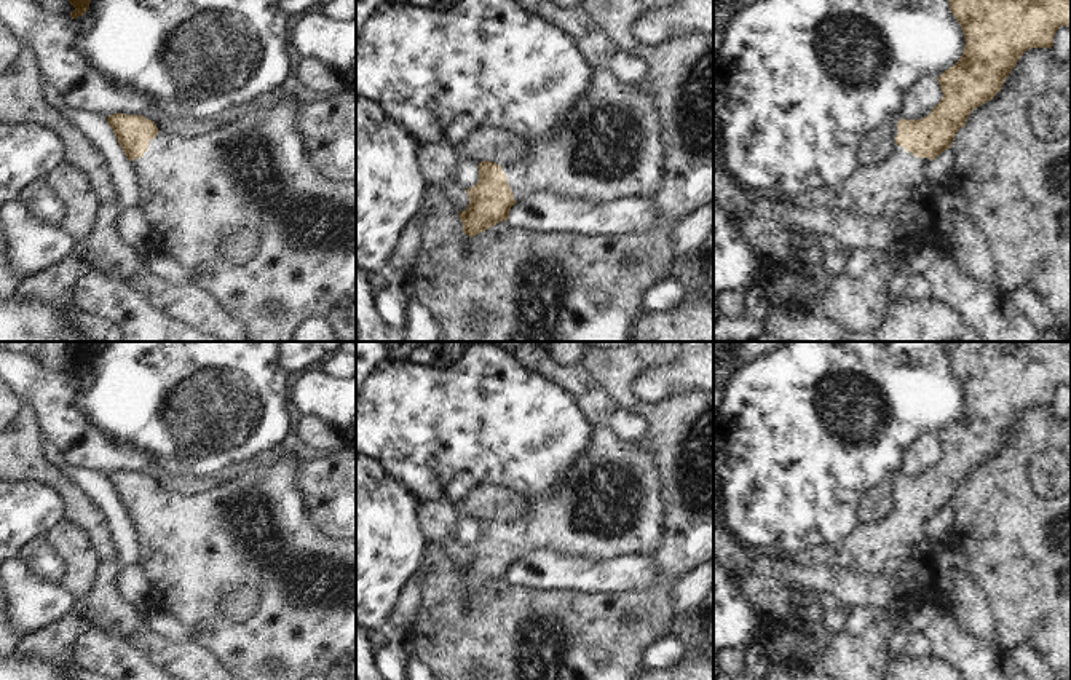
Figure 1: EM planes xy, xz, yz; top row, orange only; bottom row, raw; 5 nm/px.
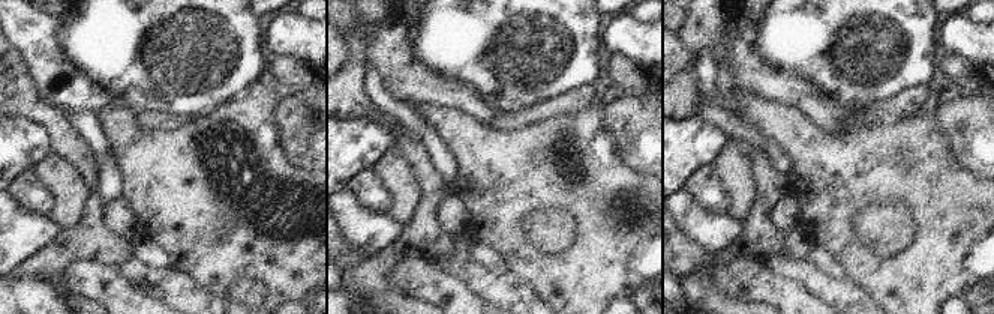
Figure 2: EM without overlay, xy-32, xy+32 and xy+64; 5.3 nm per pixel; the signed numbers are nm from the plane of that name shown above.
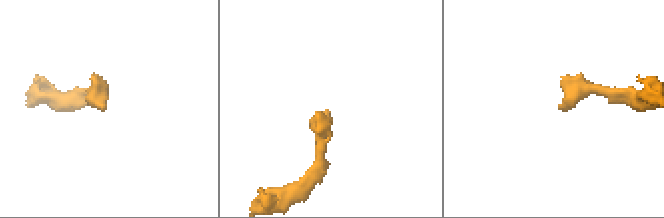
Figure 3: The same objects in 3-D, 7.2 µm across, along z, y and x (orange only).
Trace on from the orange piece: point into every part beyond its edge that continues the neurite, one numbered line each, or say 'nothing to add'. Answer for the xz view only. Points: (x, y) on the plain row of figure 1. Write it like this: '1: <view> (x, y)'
1: xz (610, 503)

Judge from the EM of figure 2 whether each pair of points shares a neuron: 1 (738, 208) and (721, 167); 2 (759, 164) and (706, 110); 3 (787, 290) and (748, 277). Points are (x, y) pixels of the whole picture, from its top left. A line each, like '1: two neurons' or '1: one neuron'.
1: one neuron
2: two neurons
3: one neuron

